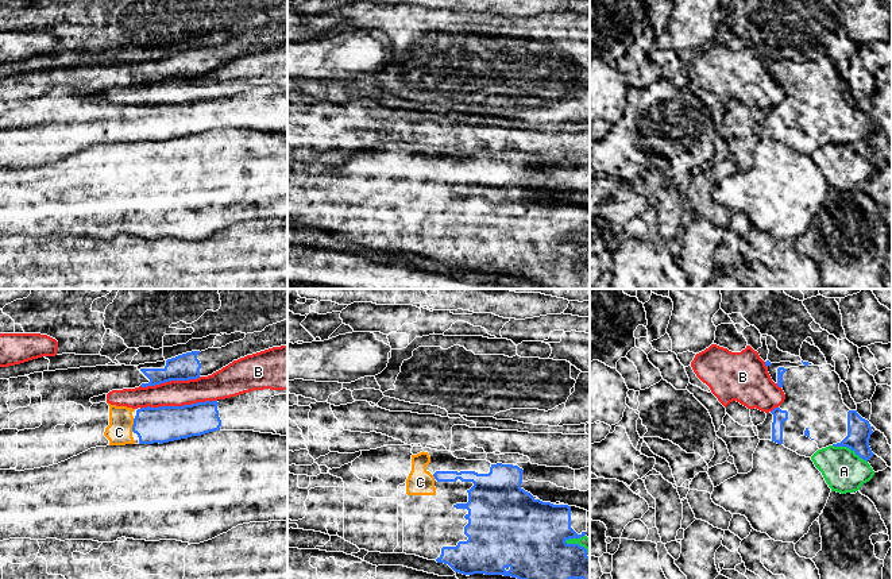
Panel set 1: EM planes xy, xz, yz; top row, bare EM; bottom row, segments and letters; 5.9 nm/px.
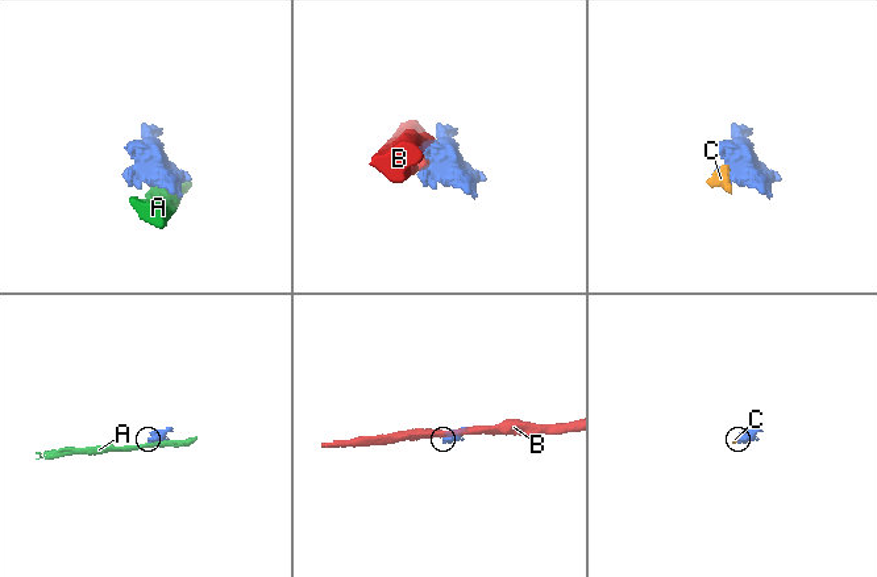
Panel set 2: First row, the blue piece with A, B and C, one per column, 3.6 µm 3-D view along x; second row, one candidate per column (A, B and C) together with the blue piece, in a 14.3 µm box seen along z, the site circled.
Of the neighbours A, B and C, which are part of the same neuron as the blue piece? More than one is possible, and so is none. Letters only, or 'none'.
C

